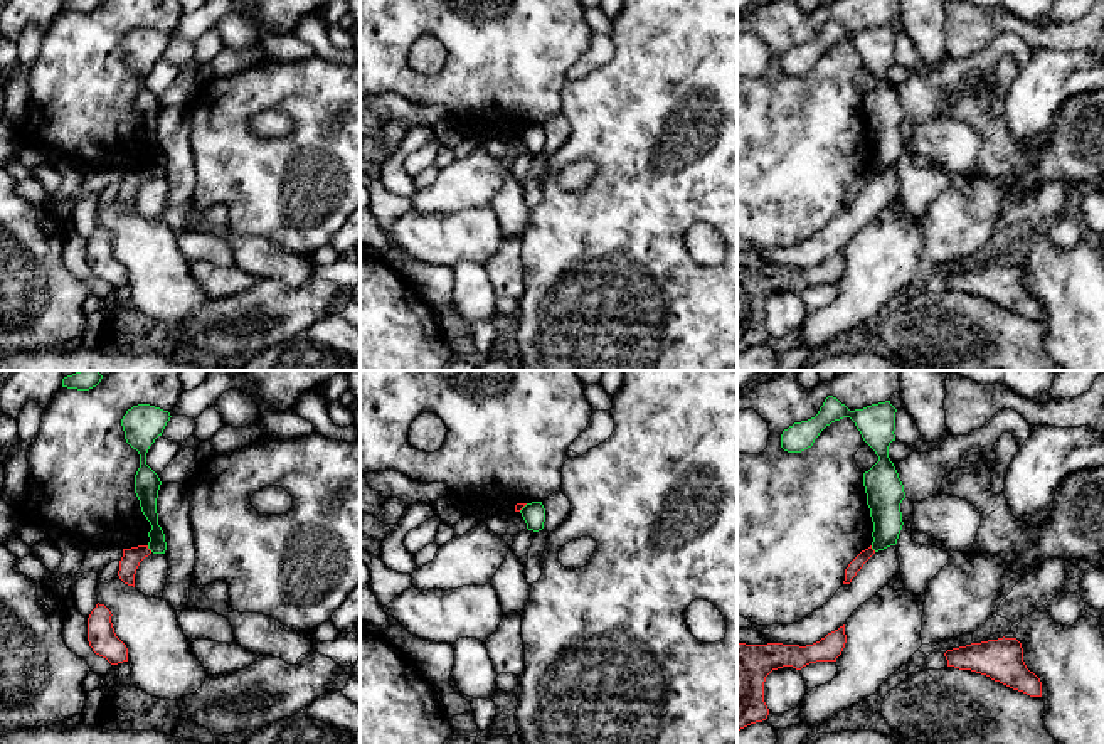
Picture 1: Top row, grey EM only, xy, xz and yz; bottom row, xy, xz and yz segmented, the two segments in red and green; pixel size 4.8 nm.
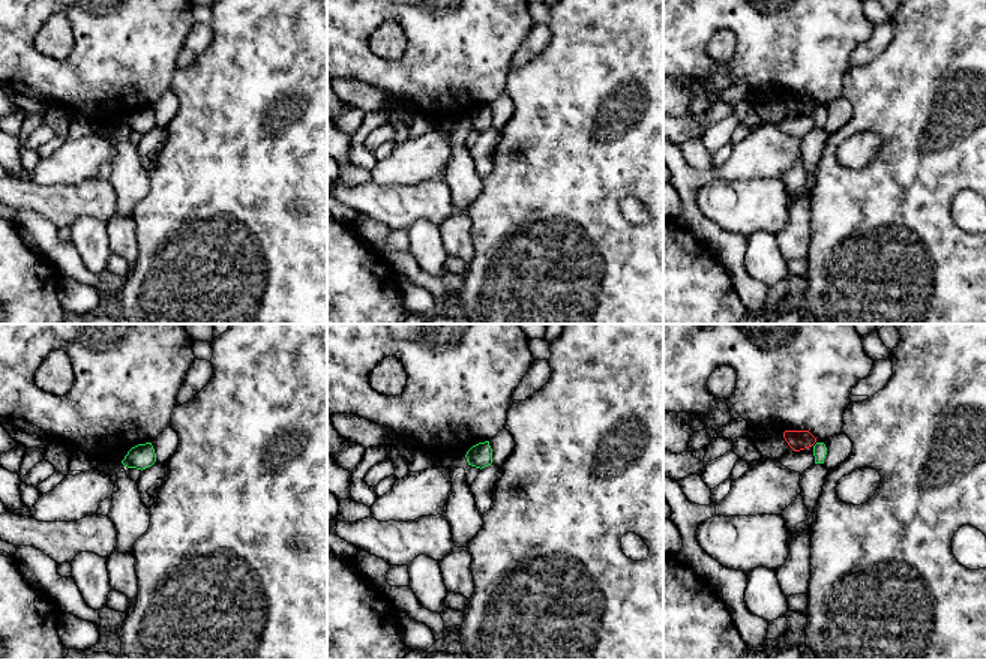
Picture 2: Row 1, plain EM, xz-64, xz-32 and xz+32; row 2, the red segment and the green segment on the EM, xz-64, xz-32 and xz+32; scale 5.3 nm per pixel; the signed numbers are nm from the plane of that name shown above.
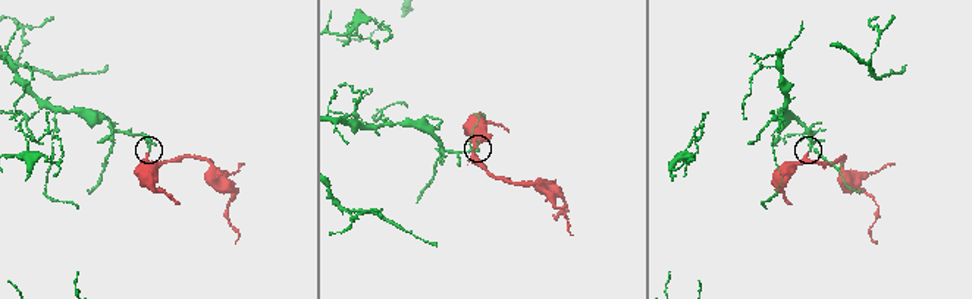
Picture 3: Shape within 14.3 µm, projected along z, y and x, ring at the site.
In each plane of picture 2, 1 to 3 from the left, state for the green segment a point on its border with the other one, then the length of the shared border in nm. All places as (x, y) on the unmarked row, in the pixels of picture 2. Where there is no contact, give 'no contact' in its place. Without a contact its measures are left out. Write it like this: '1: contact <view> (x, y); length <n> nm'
1: no contact
2: no contact
3: no contact

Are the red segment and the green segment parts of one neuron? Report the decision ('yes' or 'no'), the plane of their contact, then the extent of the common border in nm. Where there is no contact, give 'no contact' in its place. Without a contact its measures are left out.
no; meets red in xy; contact 40 nm long

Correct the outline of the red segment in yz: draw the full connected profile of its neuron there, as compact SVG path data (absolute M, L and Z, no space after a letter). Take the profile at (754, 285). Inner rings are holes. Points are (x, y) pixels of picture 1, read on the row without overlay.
M845 247L806 269L737 266L737 353L767 342L764 305L772 293L783 290L801 293L816 284L836 284L845 266Z

